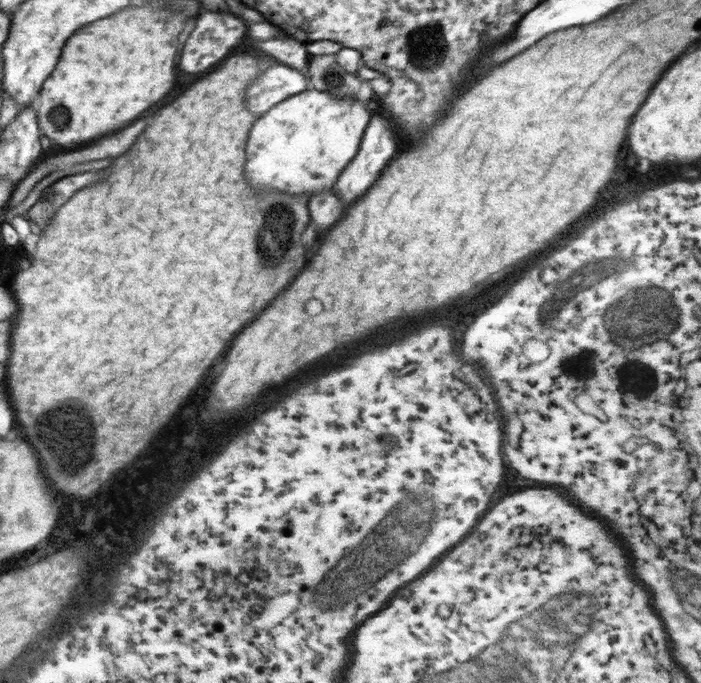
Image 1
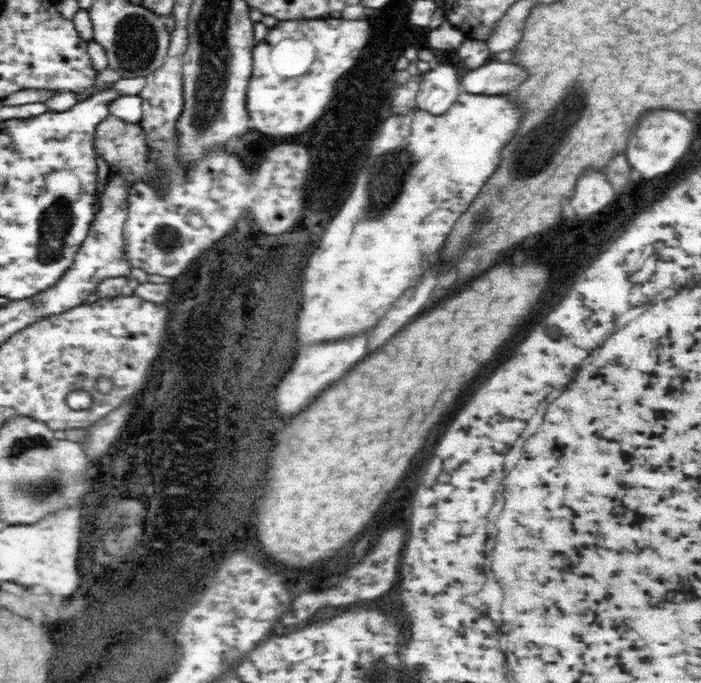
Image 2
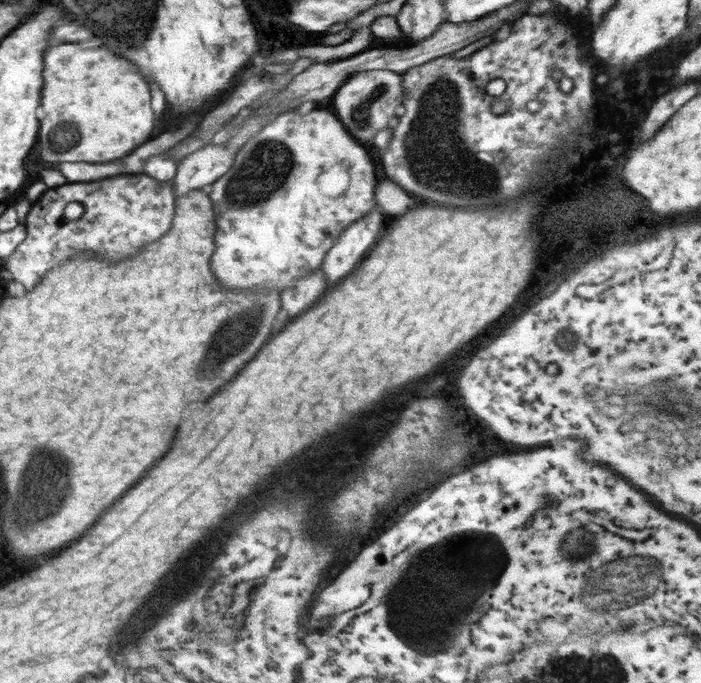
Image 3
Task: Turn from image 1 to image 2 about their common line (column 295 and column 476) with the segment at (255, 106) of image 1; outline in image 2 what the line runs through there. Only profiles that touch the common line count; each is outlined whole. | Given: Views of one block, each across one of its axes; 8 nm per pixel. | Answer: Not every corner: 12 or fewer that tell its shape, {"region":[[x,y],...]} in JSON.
{"region":[[491,59],[459,79],[462,92],[496,96],[525,74]]}

